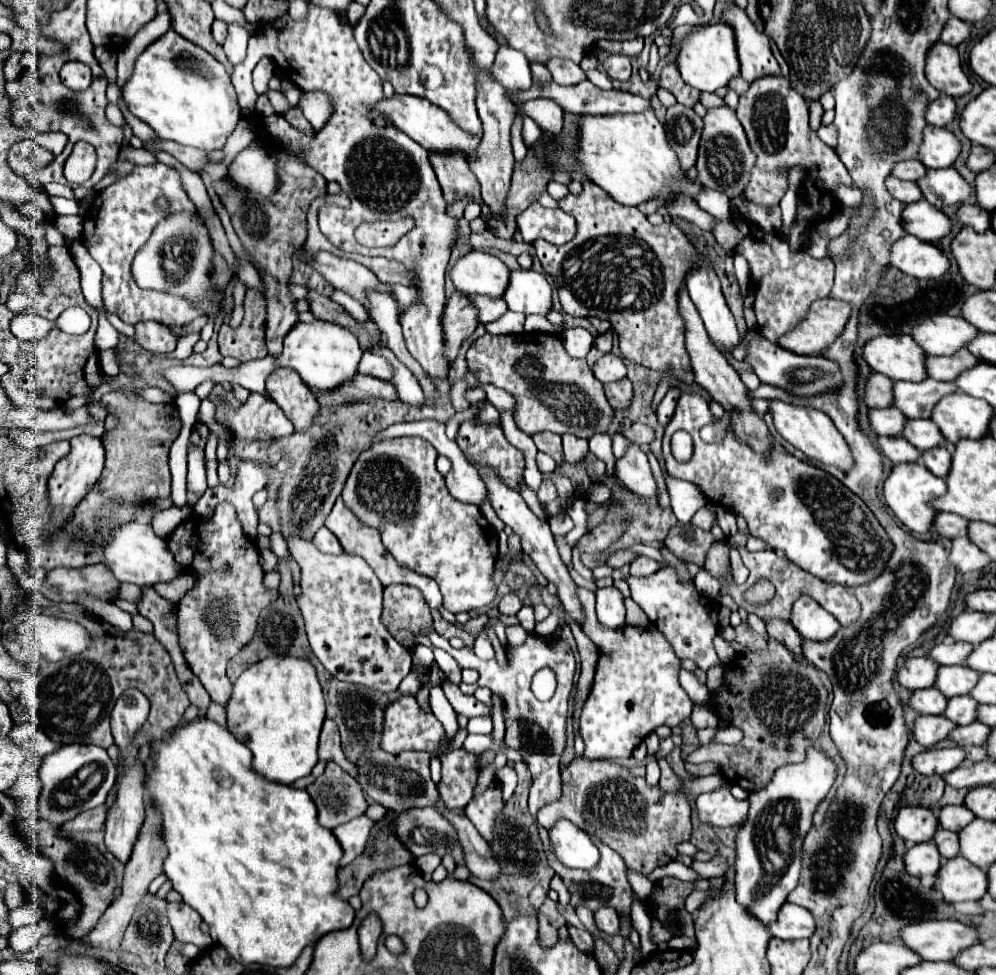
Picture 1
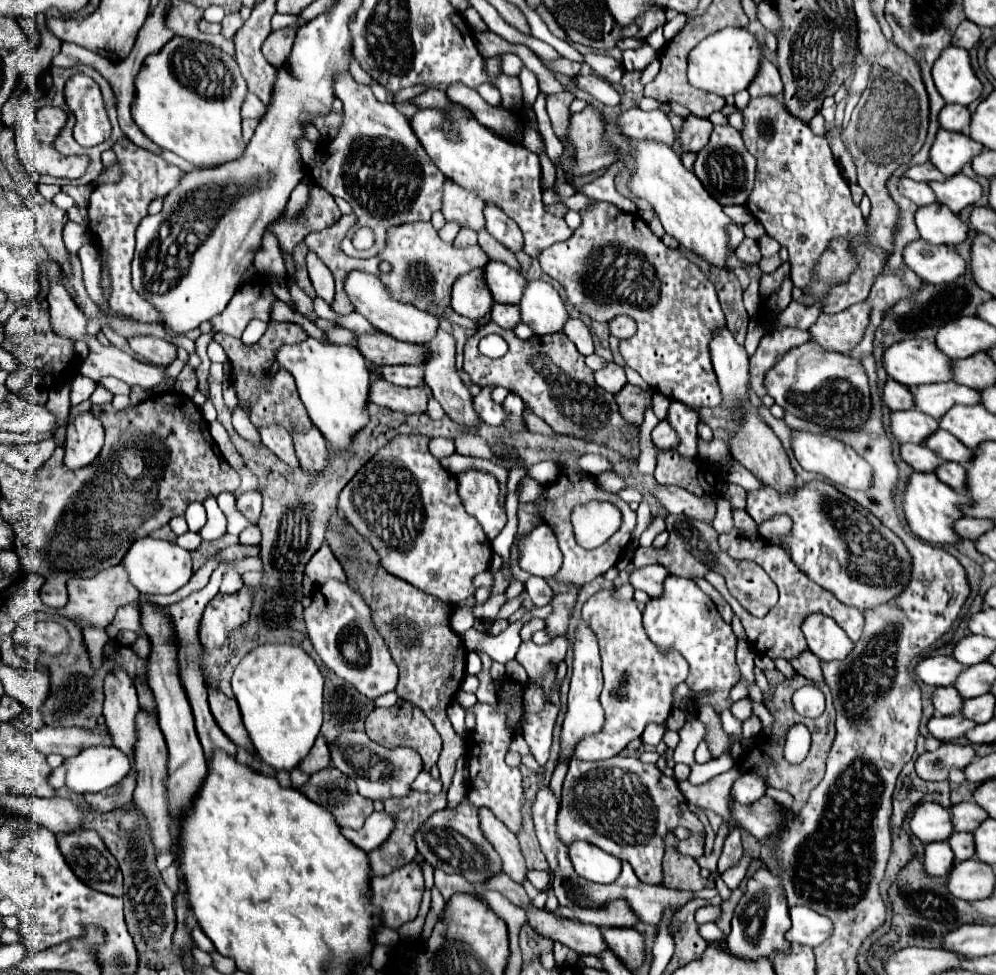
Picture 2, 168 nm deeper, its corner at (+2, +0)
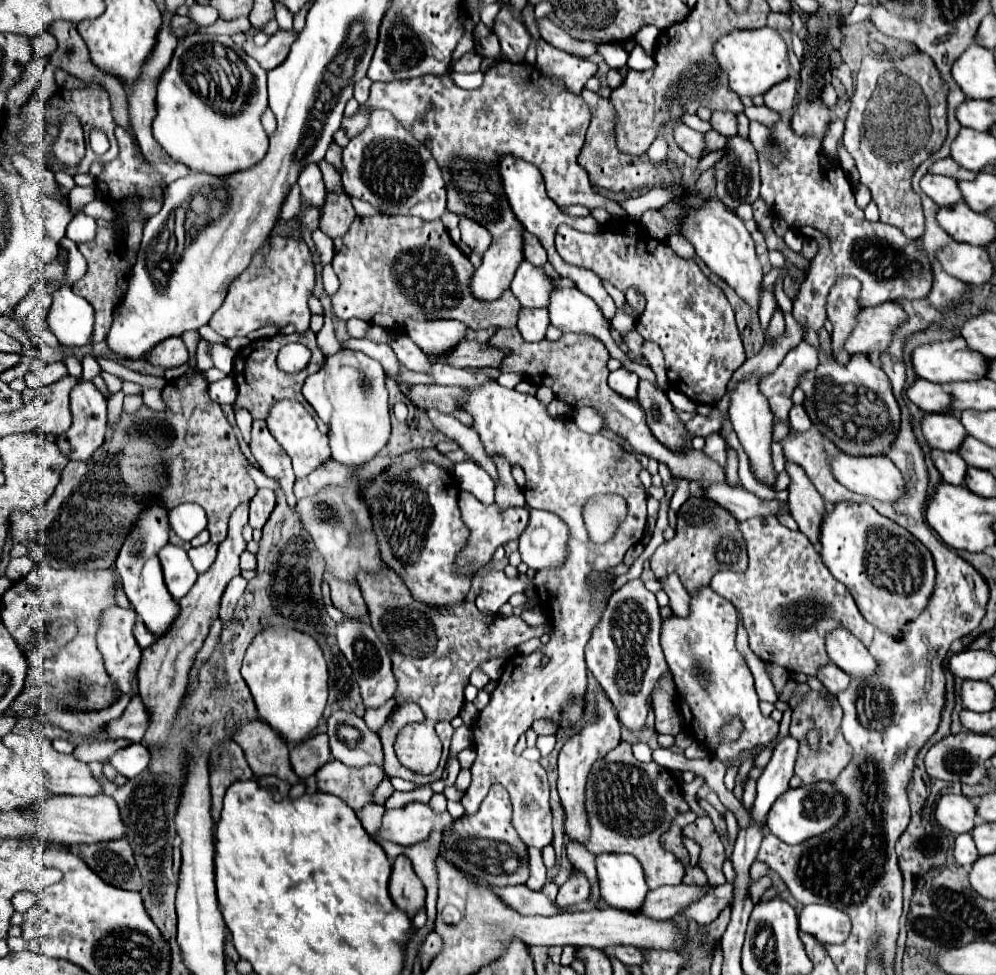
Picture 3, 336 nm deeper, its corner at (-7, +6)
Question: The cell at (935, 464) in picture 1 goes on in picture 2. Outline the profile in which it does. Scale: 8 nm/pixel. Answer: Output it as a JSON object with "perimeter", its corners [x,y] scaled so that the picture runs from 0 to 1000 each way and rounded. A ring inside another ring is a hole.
{"perimeter":[[[945,474],[941,478],[939,486],[951,498],[967,505],[967,498],[969,498],[969,480],[965,476],[961,476],[961,474]]]}

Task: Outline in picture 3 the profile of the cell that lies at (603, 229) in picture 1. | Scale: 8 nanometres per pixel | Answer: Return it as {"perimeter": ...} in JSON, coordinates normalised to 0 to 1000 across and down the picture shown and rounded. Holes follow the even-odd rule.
{"perimeter":[[[562,230],[558,238],[558,256],[570,271],[594,277],[604,287],[612,287],[622,299],[629,299],[633,293],[637,293],[649,304],[649,316],[640,328],[642,332],[639,332],[639,337],[647,349],[659,351],[665,357],[673,398],[689,404],[693,410],[697,410],[697,414],[715,416],[727,406],[729,392],[747,373],[749,363],[739,336],[737,318],[733,316],[727,299],[705,281],[697,267],[683,265],[671,250],[651,244],[647,236],[637,242],[629,242],[629,236],[624,232],[616,232],[616,238],[608,232],[600,240],[586,240]]]}

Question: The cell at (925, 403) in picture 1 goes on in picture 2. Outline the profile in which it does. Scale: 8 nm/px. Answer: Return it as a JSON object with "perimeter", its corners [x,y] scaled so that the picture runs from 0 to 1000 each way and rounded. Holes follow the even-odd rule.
{"perimeter":[[[959,392],[927,394],[913,398],[917,404],[919,418],[937,429],[945,429],[959,414],[981,414],[983,402]]]}

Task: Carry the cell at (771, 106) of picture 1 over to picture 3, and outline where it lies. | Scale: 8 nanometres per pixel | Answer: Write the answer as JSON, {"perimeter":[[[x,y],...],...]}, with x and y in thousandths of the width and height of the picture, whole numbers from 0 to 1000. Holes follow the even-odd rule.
{"perimeter":[[[785,123],[775,131],[775,139],[781,150],[791,154],[791,160],[783,170],[775,170],[771,162],[763,158],[763,203],[779,222],[787,224],[793,234],[805,242],[817,244],[823,252],[795,318],[801,332],[807,330],[811,336],[805,349],[821,355],[821,341],[827,336],[829,328],[829,304],[841,283],[857,283],[865,289],[863,308],[867,314],[882,314],[904,306],[932,306],[936,295],[936,273],[930,258],[922,254],[922,246],[908,242],[904,234],[888,228],[873,230],[867,224],[867,217],[857,207],[853,185],[841,168],[833,166],[823,144],[815,139],[799,139],[791,125]]]}

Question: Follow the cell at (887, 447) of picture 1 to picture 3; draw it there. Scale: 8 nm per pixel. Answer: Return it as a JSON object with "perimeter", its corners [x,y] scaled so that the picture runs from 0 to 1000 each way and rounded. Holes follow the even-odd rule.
{"perimeter":[[[936,462],[936,472],[938,472],[938,476],[950,496],[958,496],[958,498],[968,496],[972,478],[968,478],[968,472],[966,472],[966,468],[962,468],[962,464]]]}

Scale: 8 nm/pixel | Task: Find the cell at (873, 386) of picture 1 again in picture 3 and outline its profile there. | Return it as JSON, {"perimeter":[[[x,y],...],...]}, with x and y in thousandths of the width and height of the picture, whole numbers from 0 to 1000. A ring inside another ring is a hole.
{"perimeter":[[[922,388],[918,396],[912,398],[912,408],[932,425],[938,425],[938,423],[950,425],[950,414],[954,414],[954,404],[948,400],[948,396],[926,388]]]}

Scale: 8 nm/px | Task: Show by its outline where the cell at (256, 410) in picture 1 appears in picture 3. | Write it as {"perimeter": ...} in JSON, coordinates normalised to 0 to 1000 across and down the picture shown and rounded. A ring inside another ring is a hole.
{"perimeter":[[[279,410],[271,416],[269,429],[267,429],[269,441],[271,445],[283,455],[283,459],[289,464],[289,468],[293,470],[295,476],[295,484],[297,490],[305,490],[309,488],[317,478],[321,478],[323,474],[327,474],[331,470],[331,457],[329,457],[329,449],[321,445],[321,441],[317,439],[315,429],[307,423],[307,418],[303,418],[303,414],[299,414],[297,410]]]}

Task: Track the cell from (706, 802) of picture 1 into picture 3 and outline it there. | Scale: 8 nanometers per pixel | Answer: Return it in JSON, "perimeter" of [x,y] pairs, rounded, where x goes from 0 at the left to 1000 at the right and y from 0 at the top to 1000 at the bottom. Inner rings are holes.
{"perimeter":[[[817,802],[811,806],[803,806],[799,810],[789,810],[771,833],[771,849],[789,866],[803,866],[805,862],[823,857],[823,853],[831,853],[841,845],[841,841],[849,835],[849,818],[837,808],[835,802]]]}

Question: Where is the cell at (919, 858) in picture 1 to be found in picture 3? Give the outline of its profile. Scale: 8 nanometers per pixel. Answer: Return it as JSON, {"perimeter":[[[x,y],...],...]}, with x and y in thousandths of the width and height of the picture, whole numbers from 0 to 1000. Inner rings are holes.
{"perimeter":[[[964,855],[960,857],[960,866],[958,866],[958,880],[962,886],[966,886],[968,890],[974,890],[978,886],[978,882],[982,882],[982,872],[978,870],[978,862],[974,855]]]}

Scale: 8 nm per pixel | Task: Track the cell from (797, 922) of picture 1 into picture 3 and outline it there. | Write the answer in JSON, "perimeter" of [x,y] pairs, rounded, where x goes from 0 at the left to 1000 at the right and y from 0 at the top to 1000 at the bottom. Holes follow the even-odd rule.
{"perimeter":[[[813,927],[803,937],[803,954],[815,958],[825,968],[847,968],[855,948],[849,935],[837,929]]]}

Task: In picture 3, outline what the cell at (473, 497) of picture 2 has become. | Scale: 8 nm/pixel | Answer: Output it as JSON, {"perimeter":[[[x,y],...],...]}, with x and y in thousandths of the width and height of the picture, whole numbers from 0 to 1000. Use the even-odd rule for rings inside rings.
{"perimeter":[[[464,505],[462,507],[462,523],[464,523],[464,533],[466,537],[472,542],[472,552],[470,552],[470,560],[458,570],[458,583],[460,585],[468,585],[472,593],[476,593],[480,589],[482,583],[486,583],[494,570],[496,564],[512,554],[520,554],[520,550],[528,544],[530,537],[530,523],[528,521],[510,521],[506,525],[502,525],[496,517],[494,519],[486,519],[484,515],[480,515],[472,505]]]}

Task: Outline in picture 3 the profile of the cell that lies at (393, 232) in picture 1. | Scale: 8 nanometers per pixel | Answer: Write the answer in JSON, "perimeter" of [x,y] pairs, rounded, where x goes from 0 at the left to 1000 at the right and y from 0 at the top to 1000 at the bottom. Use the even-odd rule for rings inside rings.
{"perimeter":[[[378,219],[371,224],[357,222],[351,236],[335,246],[335,279],[341,285],[341,297],[333,304],[333,320],[339,326],[351,328],[361,326],[369,332],[384,334],[394,341],[402,341],[408,334],[410,326],[416,328],[462,328],[474,338],[484,336],[512,336],[518,334],[522,312],[512,297],[504,299],[504,304],[496,310],[486,310],[474,304],[472,299],[472,283],[476,283],[474,269],[460,256],[460,252],[450,242],[446,230],[442,226],[428,228],[416,222],[388,222]]]}

